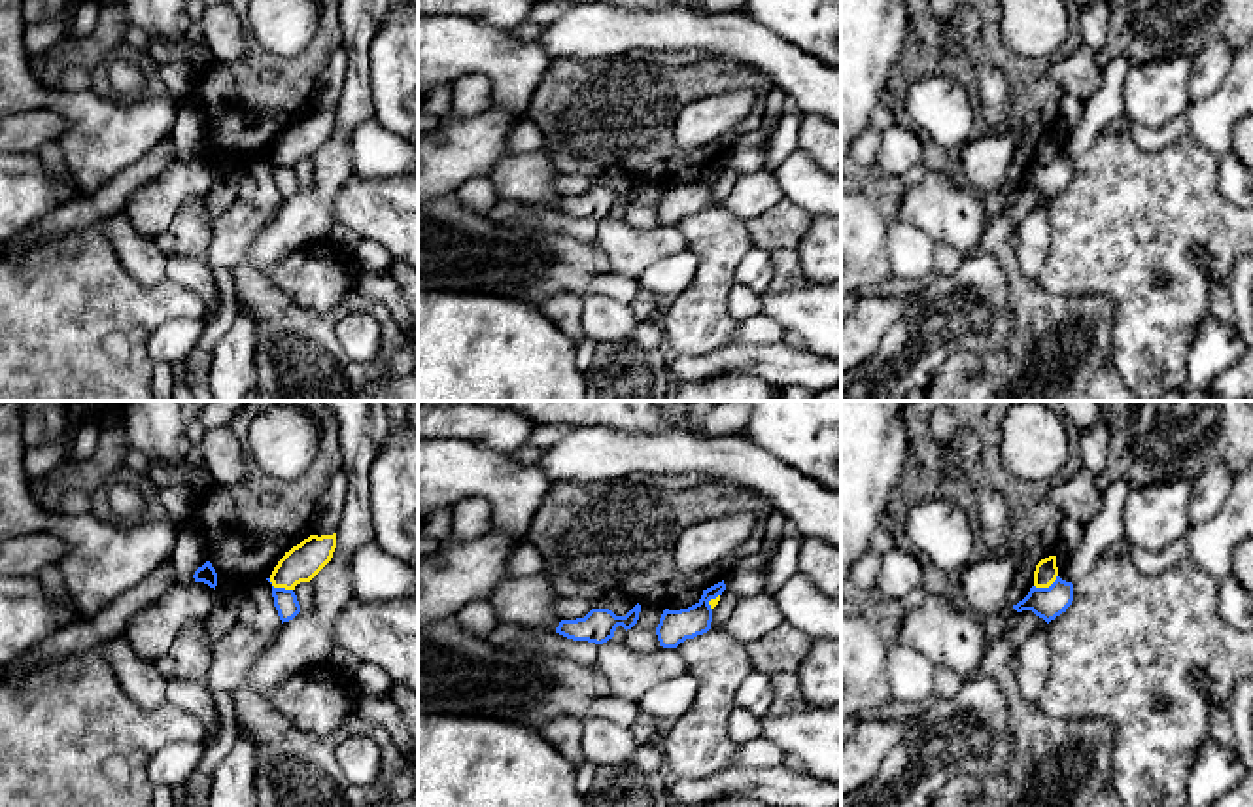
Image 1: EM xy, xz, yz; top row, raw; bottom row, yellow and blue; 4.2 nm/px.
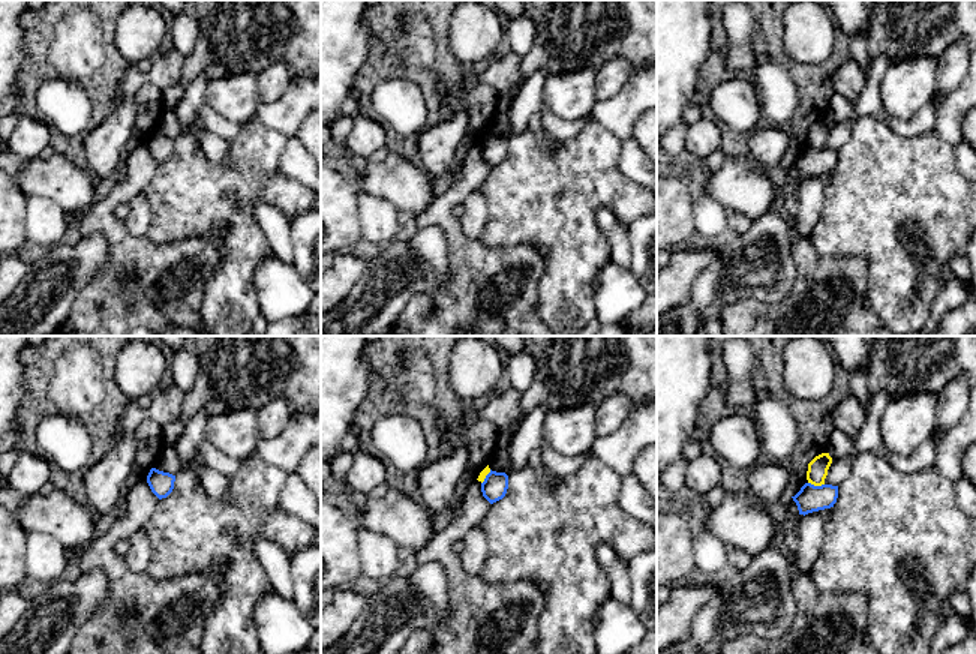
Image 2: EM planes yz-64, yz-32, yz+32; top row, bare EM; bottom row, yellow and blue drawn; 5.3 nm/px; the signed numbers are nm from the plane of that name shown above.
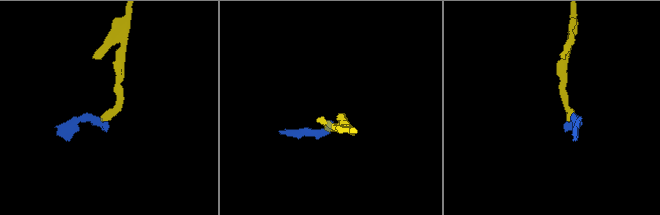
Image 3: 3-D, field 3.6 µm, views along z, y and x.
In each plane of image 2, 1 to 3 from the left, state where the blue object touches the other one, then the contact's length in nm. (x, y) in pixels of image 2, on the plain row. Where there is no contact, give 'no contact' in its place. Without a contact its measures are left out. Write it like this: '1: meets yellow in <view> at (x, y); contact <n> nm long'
1: no contact
2: meets yellow in yz-32 at (485, 141); contact 90 nm long
3: meets yellow in yz+32 at (816, 149); contact 90 nm long

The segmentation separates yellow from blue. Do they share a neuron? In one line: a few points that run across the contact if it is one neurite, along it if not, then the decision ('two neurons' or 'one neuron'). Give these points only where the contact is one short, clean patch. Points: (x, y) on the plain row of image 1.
xy (269, 155), (274, 163), (291, 167) | two neurons

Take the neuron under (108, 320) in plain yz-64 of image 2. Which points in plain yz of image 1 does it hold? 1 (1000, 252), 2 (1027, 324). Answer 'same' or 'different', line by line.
1: same
2: same

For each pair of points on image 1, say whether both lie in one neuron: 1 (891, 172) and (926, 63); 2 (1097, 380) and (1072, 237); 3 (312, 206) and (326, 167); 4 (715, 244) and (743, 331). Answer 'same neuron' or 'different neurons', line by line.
1: different neurons
2: different neurons
3: same neuron
4: different neurons

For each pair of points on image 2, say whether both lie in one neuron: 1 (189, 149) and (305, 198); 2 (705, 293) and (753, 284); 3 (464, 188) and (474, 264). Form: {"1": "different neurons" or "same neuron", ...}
{"1": "same neuron", "2": "same neuron", "3": "same neuron"}

